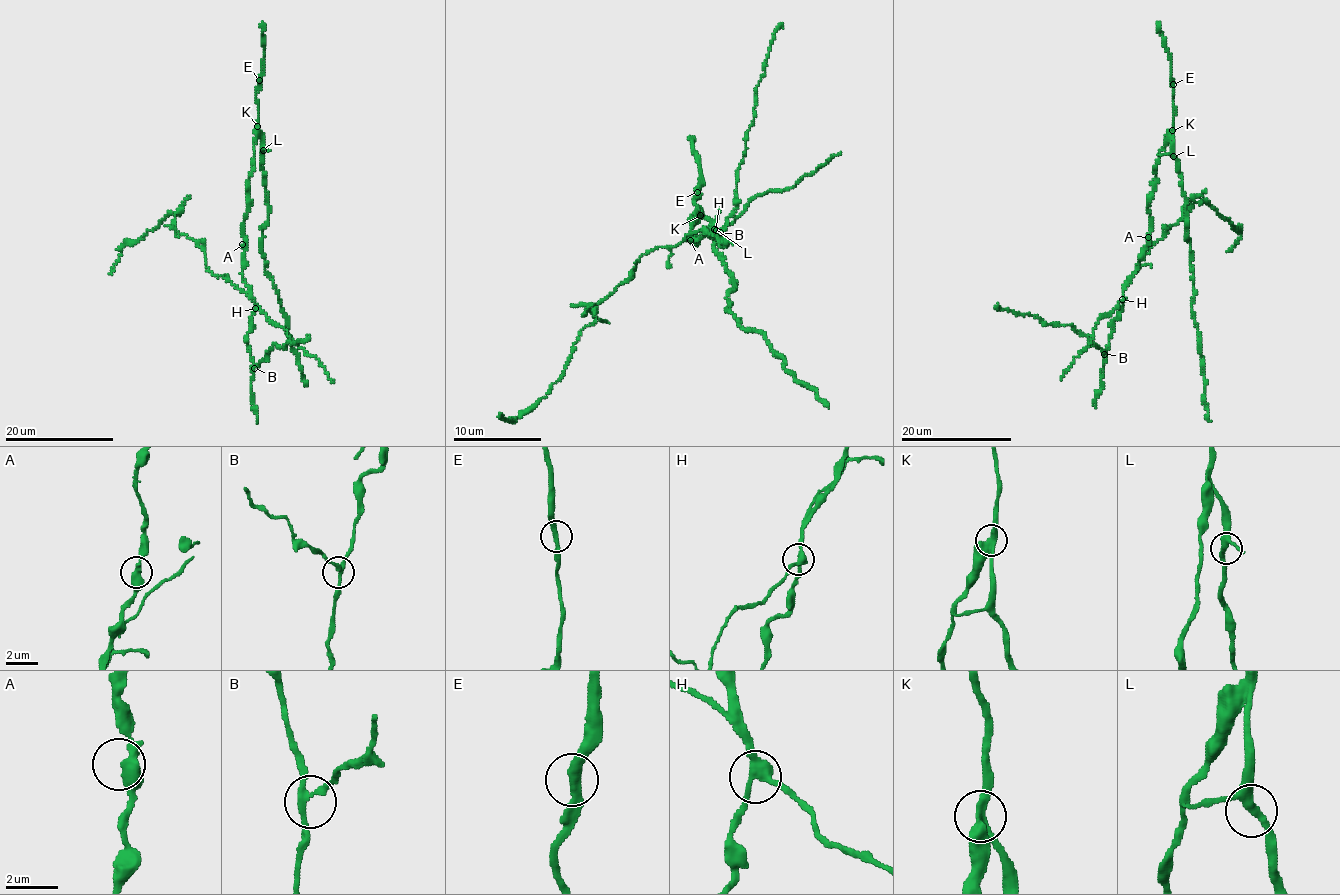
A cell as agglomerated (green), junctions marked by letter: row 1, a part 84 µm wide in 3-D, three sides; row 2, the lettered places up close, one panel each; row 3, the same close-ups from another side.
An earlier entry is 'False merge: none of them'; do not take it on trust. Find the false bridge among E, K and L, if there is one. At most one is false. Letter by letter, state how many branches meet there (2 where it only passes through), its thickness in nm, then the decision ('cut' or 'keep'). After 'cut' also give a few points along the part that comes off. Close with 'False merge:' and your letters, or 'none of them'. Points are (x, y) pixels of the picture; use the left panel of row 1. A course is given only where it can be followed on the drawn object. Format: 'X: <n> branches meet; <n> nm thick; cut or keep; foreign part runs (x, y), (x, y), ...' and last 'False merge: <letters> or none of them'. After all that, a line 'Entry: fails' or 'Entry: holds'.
E: 2 branches meet; 320 nm thick; keep
K: 3 branches meet; 340 nm thick; cut; foreign part runs (256, 125), (242, 237), (248, 293), (208, 270), (204, 251), (176, 230), (178, 212), (123, 246), (111, 275)
L: 3 branches meet; 300 nm thick; keep
False merge: K
Entry: fails

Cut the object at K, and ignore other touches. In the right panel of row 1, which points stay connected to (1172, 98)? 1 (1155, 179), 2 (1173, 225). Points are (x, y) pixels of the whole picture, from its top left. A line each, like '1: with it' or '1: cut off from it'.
1: cut off from it
2: cut off from it

